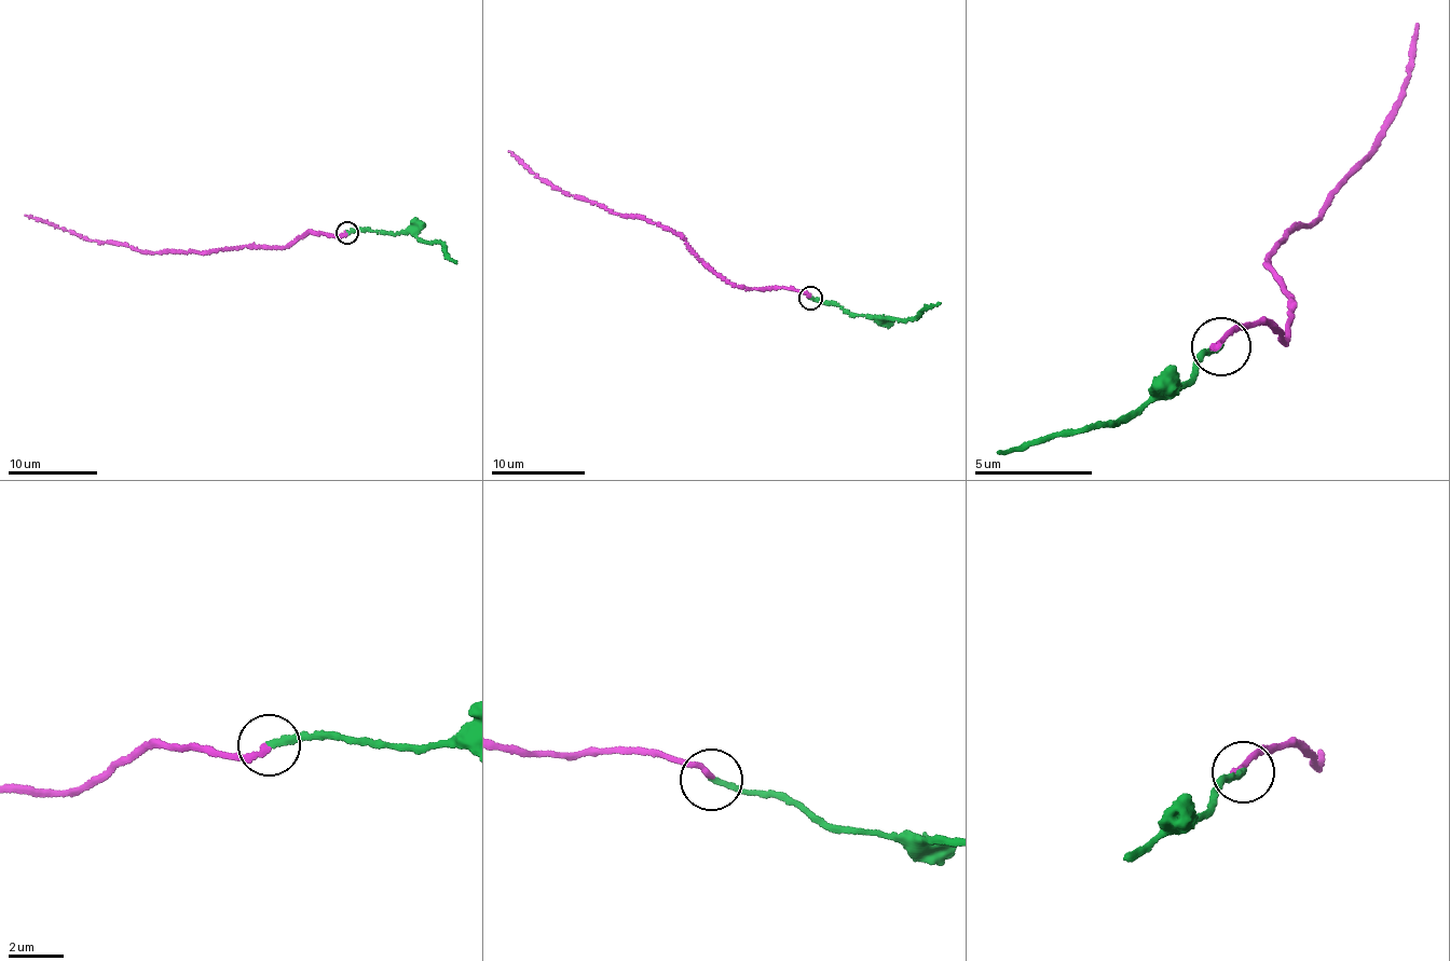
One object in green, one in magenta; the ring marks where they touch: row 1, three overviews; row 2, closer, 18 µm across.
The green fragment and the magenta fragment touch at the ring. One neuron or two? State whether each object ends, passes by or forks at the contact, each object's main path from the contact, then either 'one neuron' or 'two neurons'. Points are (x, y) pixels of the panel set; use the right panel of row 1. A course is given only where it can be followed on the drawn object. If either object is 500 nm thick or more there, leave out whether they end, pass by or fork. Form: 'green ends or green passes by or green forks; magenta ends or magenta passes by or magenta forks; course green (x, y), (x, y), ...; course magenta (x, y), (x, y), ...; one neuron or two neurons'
green ends; magenta ends; course green (1221, 348), (1206, 355), (1149, 399), (1093, 427), (1026, 448), (997, 450); course magenta (1216, 347), (1268, 318), (1281, 341), (1291, 331), (1297, 301), (1268, 251), (1387, 137), (1419, 22); one neuron

